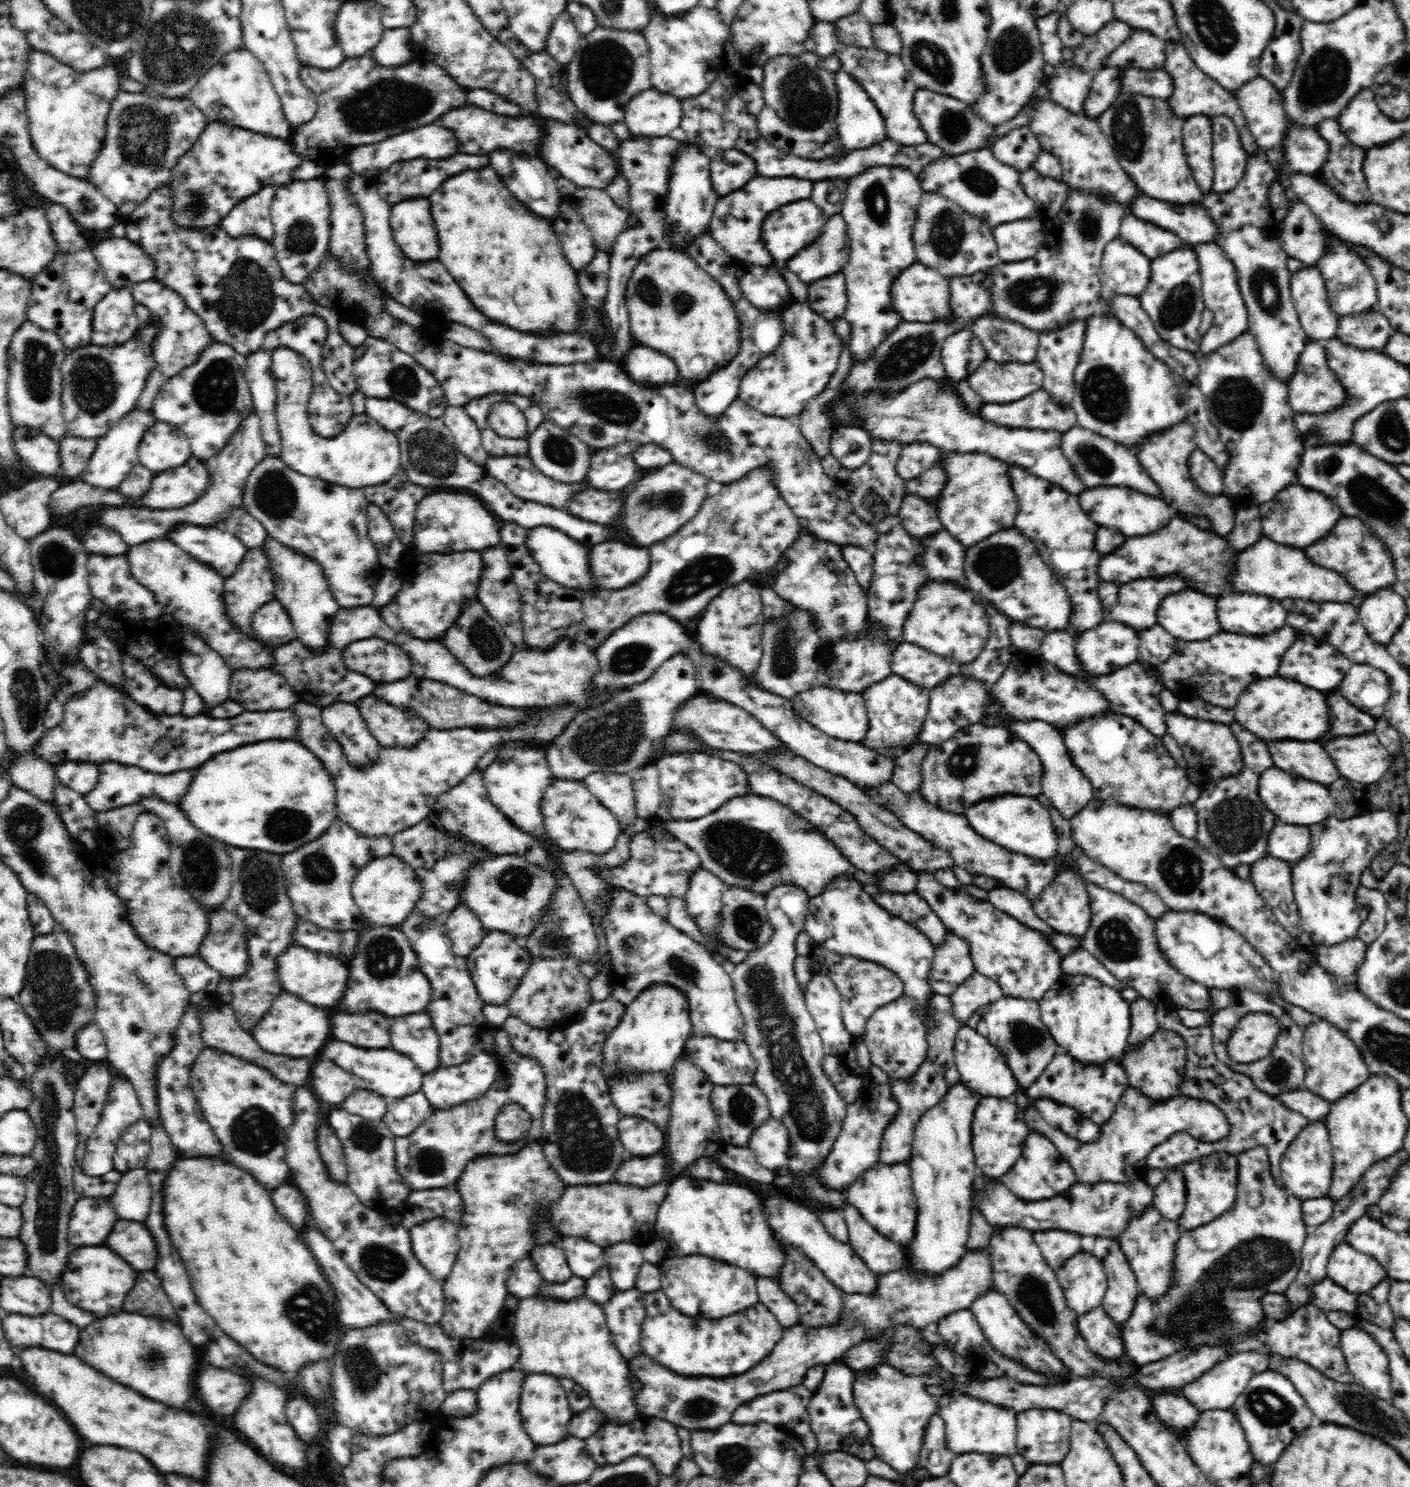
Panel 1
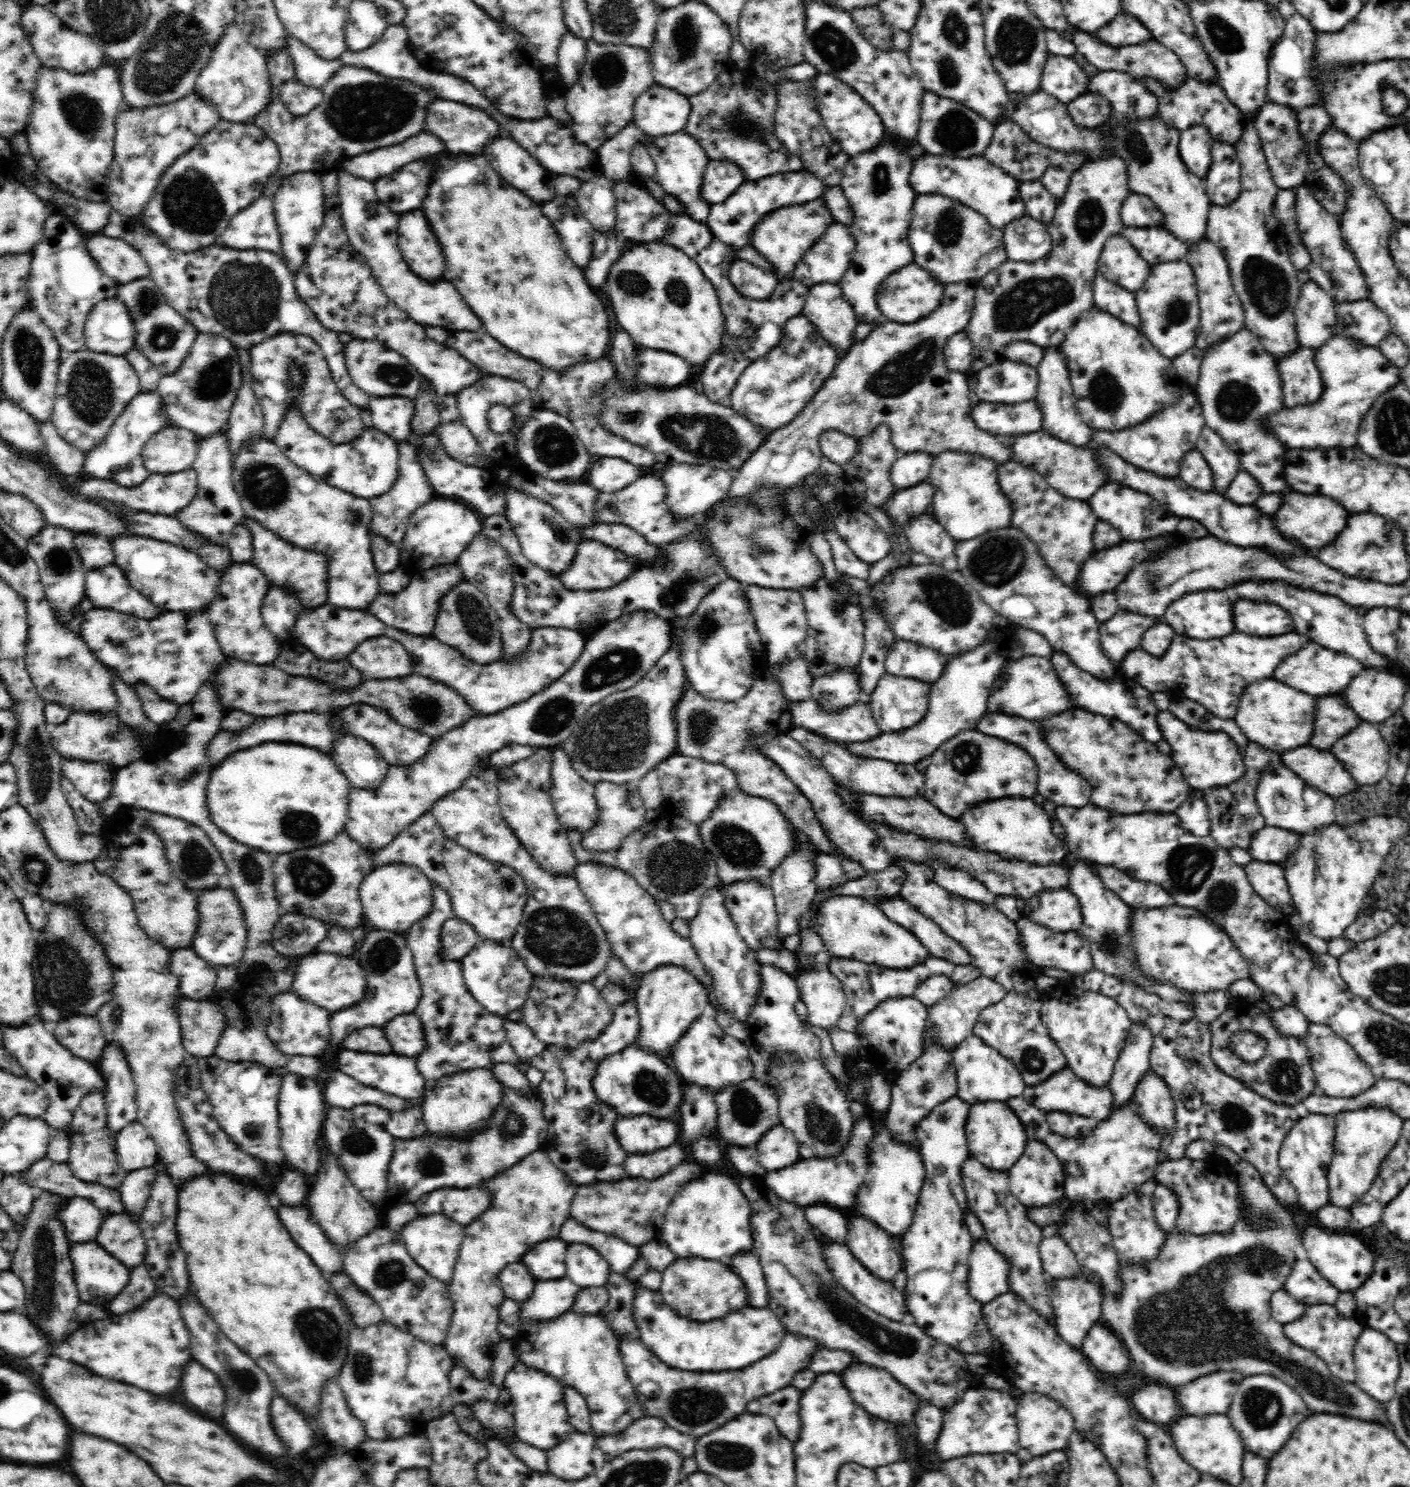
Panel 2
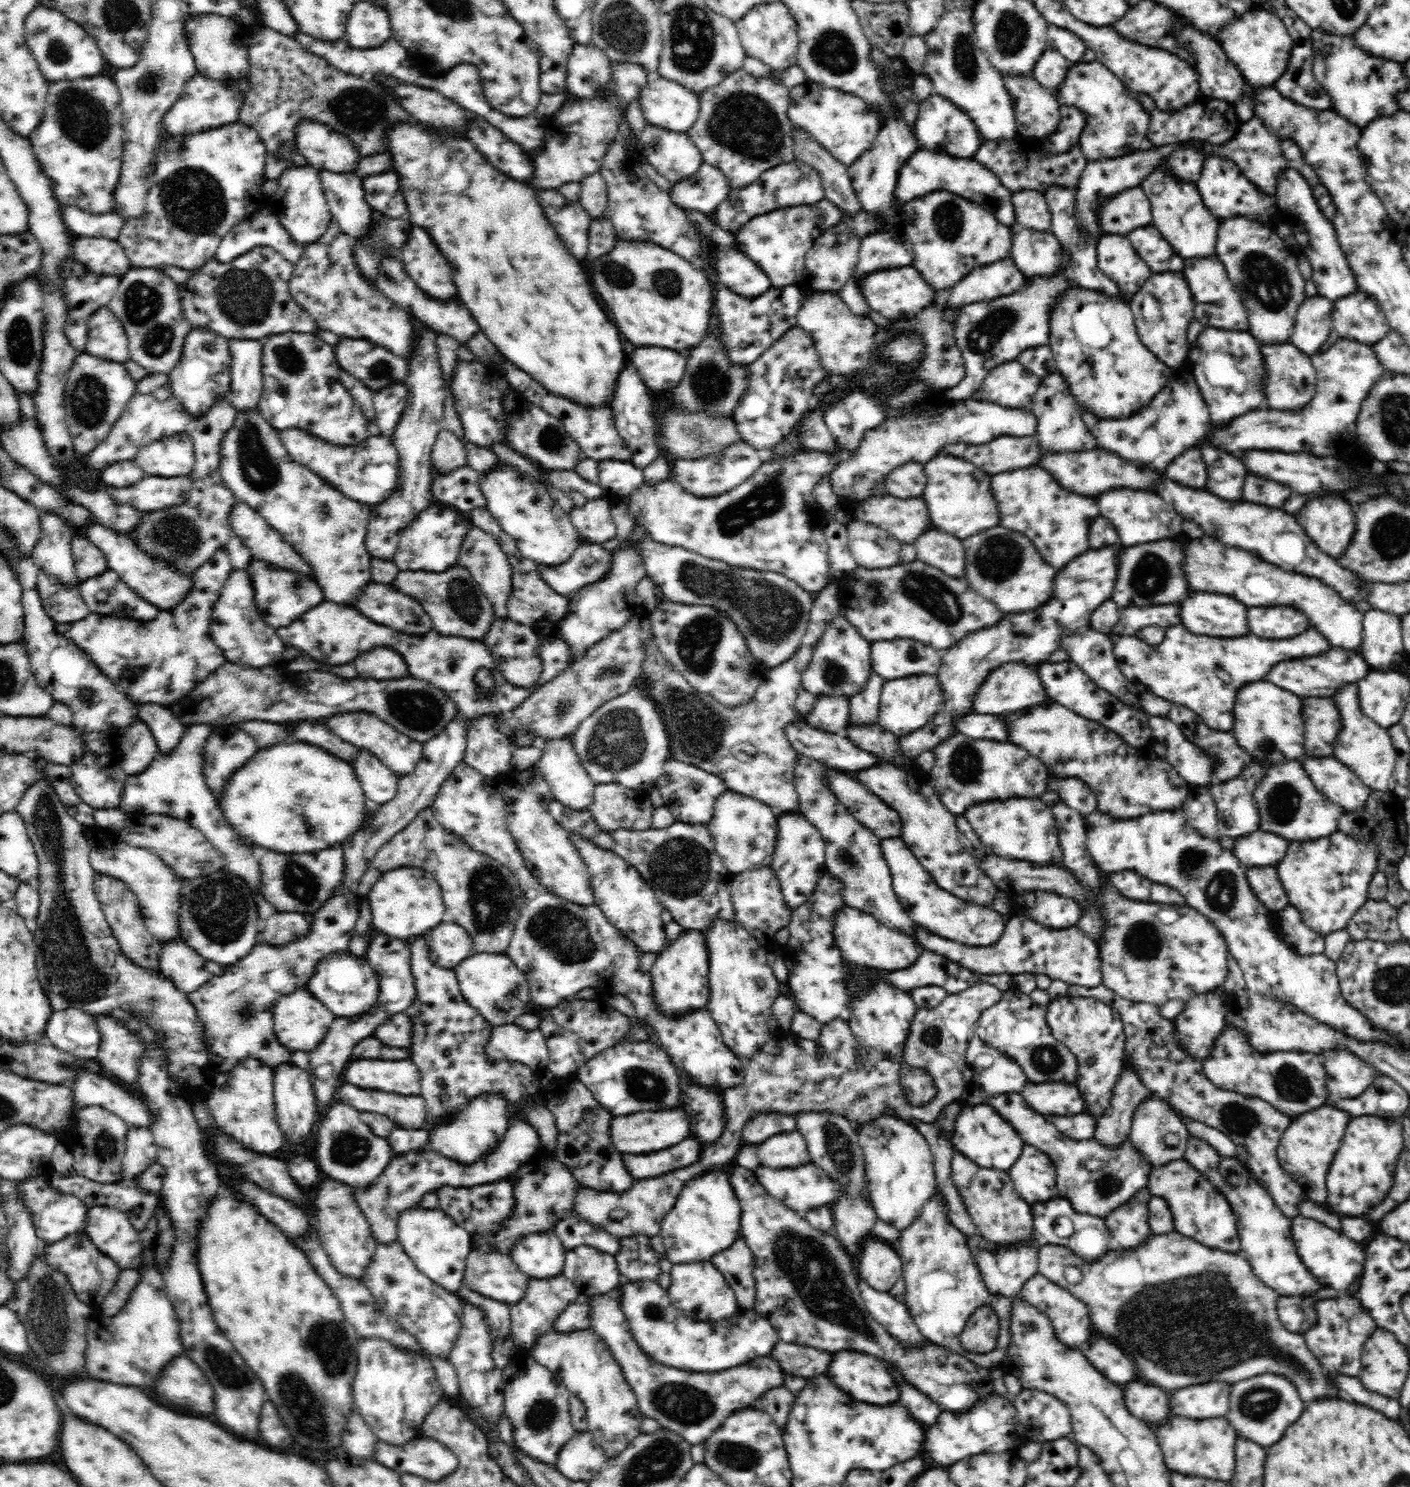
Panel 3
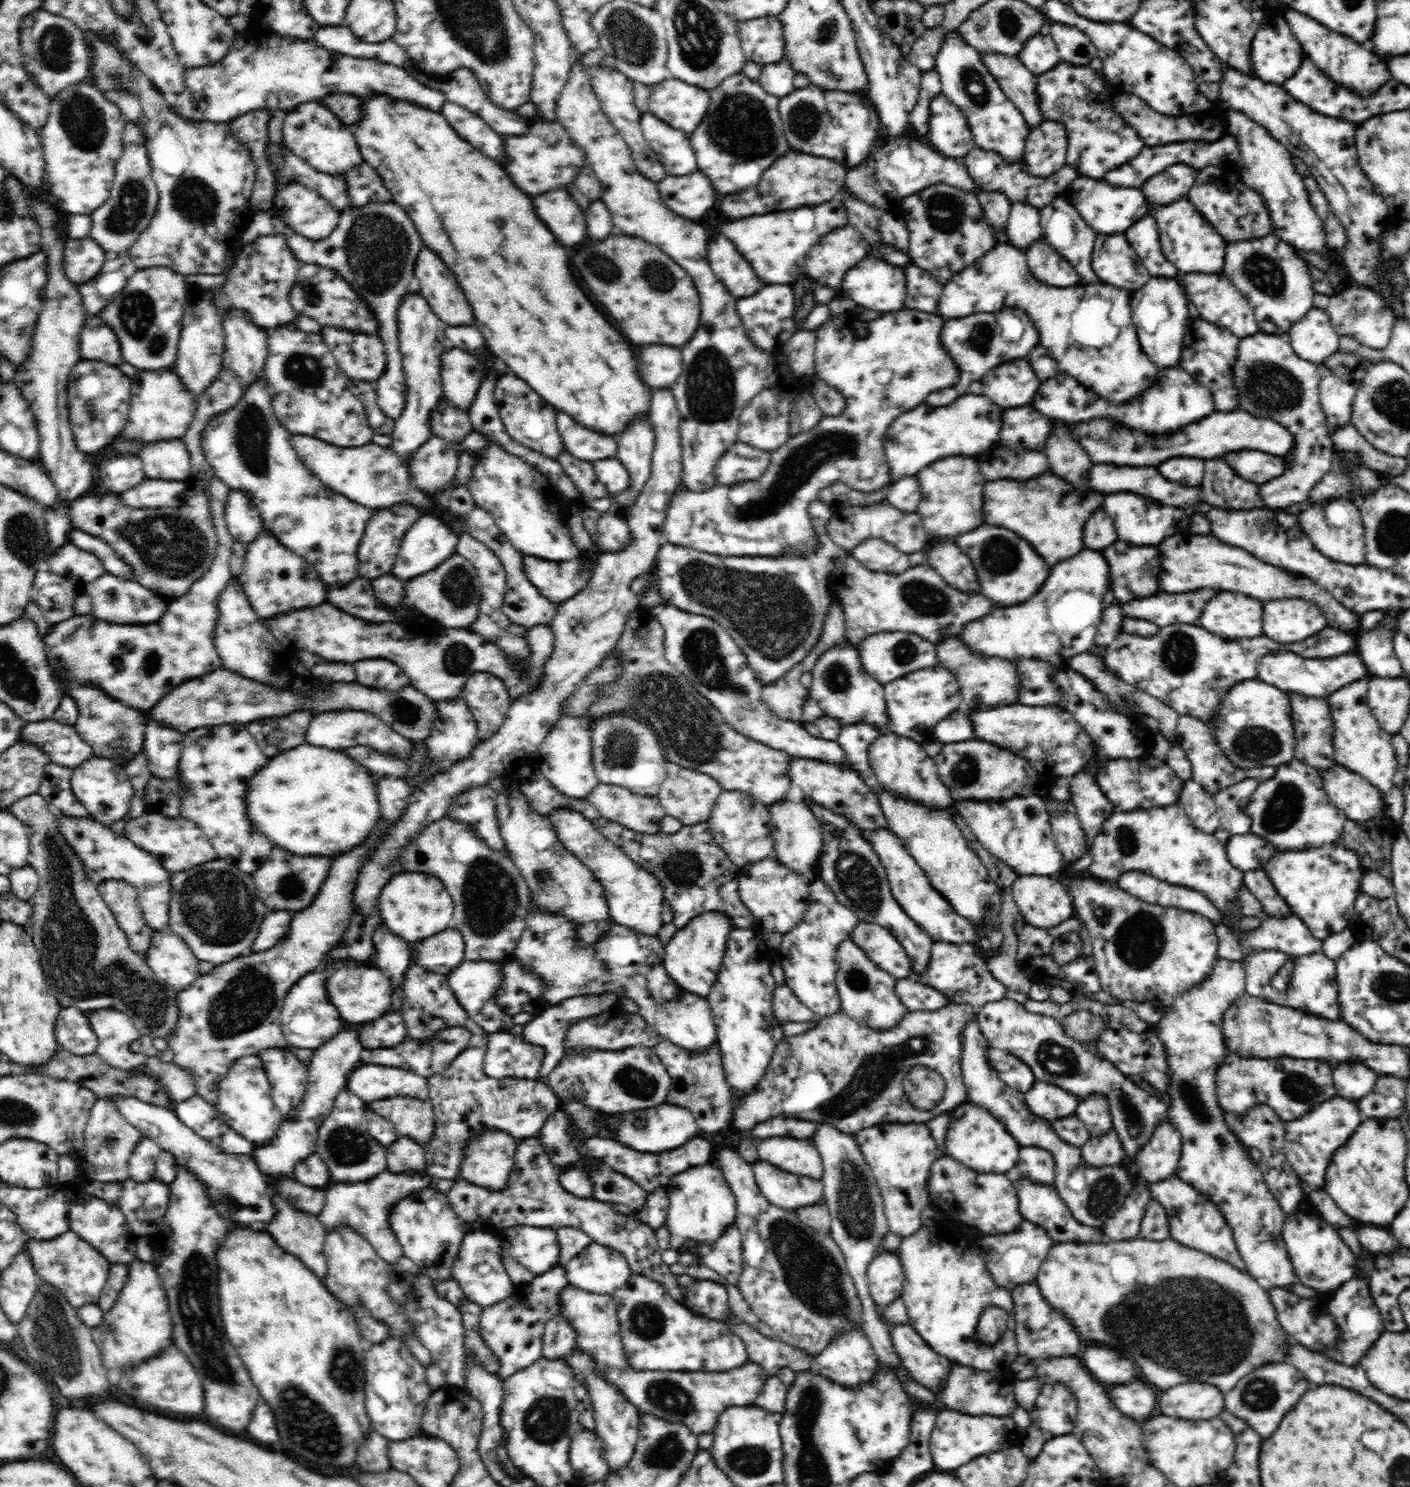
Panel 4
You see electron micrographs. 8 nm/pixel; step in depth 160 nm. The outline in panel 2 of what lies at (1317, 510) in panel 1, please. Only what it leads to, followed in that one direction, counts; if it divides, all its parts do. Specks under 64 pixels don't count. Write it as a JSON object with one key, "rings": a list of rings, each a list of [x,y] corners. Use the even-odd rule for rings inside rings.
{"rings":[[[1296,491],[1284,493],[1284,504],[1274,516],[1282,536],[1296,540],[1304,546],[1319,550],[1332,544],[1345,529],[1351,514],[1333,498],[1324,495],[1305,495]]]}

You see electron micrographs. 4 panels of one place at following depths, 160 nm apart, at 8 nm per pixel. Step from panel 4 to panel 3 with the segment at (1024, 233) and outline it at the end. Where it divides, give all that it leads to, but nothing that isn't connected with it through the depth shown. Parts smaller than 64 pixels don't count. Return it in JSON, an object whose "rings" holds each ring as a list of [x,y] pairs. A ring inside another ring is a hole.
{"rings":[[[1032,190],[1013,193],[1015,226],[1036,231],[1049,231],[1050,211],[1045,196]]]}

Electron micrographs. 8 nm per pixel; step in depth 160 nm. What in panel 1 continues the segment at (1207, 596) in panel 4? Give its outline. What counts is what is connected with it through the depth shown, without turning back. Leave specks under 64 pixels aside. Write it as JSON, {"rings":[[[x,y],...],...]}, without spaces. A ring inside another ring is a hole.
{"rings":[[[1104,619],[1098,626],[1084,631],[1075,641],[1075,653],[1088,674],[1099,678],[1139,659],[1139,631],[1123,622]]]}

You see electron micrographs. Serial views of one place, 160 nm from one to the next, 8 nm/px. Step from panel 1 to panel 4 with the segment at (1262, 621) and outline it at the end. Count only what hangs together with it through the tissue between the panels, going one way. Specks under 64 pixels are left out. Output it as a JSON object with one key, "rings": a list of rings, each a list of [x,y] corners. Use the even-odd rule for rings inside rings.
{"rings":[[[1274,598],[1266,602],[1263,624],[1264,634],[1284,645],[1310,639],[1329,626],[1323,610],[1307,598]]]}

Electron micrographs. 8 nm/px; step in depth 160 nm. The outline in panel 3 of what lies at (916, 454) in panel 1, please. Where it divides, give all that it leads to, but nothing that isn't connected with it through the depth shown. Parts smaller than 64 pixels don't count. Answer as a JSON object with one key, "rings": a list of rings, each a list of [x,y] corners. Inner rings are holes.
{"rings":[[[910,462],[888,476],[883,493],[900,499],[916,498],[922,496],[925,485],[924,465]]]}

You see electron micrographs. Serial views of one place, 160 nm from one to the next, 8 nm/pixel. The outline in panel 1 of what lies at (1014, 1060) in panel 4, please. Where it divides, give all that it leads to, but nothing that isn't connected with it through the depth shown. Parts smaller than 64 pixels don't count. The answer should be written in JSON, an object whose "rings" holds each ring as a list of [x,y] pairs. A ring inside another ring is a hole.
{"rings":[[[964,1025],[956,1033],[954,1057],[961,1075],[960,1082],[980,1096],[1012,1100],[1019,1091],[1018,1081],[1005,1062],[1004,1056],[983,1034],[973,1028]]]}

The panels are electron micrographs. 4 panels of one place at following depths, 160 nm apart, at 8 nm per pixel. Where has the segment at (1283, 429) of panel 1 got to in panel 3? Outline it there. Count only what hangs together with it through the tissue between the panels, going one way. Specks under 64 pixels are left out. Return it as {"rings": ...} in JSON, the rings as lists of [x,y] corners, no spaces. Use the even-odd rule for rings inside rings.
{"rings":[[[1203,327],[1197,338],[1188,342],[1188,348],[1186,363],[1208,405],[1212,424],[1224,426],[1248,411],[1262,408],[1264,393],[1260,382],[1264,376],[1264,357],[1259,342],[1249,331]]]}

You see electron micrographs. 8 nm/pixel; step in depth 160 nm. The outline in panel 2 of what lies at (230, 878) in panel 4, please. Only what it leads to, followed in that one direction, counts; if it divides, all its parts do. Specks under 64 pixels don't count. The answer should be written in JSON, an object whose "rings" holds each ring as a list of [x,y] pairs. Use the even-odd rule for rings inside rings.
{"rings":[[[221,882],[212,888],[200,890],[196,896],[196,909],[199,922],[190,944],[193,952],[212,966],[231,967],[238,964],[244,958],[248,927],[242,905],[231,887]]]}

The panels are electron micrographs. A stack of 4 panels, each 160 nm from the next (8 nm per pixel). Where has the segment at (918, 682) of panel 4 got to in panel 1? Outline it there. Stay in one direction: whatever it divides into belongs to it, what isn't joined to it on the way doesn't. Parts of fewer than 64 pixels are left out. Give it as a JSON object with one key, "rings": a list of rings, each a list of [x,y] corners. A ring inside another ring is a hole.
{"rings":[[[894,674],[870,685],[862,693],[870,726],[862,744],[884,756],[895,757],[896,750],[910,744],[922,729],[929,709],[929,694],[929,688]]]}

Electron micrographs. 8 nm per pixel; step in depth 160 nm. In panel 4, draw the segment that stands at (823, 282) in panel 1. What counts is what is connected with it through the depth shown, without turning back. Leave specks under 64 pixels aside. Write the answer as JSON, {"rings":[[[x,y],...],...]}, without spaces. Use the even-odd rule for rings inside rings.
{"rings":[[[914,309],[898,310],[892,313],[885,313],[876,320],[860,321],[854,317],[846,318],[844,316],[838,319],[828,319],[824,324],[815,331],[817,334],[817,342],[815,343],[815,370],[812,376],[816,376],[818,381],[826,383],[826,385],[836,389],[838,394],[844,399],[844,410],[840,414],[823,414],[820,422],[816,426],[812,426],[810,430],[802,430],[798,434],[792,435],[786,444],[771,452],[772,460],[768,465],[766,474],[760,480],[747,481],[738,485],[725,486],[718,485],[714,488],[694,493],[688,489],[681,488],[674,493],[672,497],[672,506],[668,508],[668,520],[664,522],[663,538],[670,545],[684,546],[691,549],[700,550],[705,553],[719,554],[720,556],[778,556],[782,552],[799,552],[804,554],[808,550],[816,548],[816,535],[814,535],[814,527],[812,527],[810,516],[808,515],[810,504],[816,500],[818,490],[831,486],[834,482],[844,482],[852,489],[867,493],[870,491],[880,490],[880,488],[889,484],[889,466],[885,458],[884,446],[886,446],[886,434],[888,427],[901,415],[919,404],[924,403],[924,398],[944,386],[952,386],[958,380],[958,369],[954,365],[954,361],[948,357],[948,353],[942,349],[940,345],[940,330],[944,326],[945,318],[942,315],[934,315]]]}

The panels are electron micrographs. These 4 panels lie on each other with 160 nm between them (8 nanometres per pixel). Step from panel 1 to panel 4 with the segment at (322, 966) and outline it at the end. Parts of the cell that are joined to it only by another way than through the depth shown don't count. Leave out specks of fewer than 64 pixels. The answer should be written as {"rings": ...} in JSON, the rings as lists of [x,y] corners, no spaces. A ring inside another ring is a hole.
{"rings":[[[338,962],[332,966],[332,973],[328,977],[328,997],[340,1012],[340,1016],[352,1024],[370,1022],[376,1018],[382,1018],[392,1008],[392,988],[389,976],[384,971],[372,964],[370,968],[364,968],[366,964],[358,966],[355,962]]]}

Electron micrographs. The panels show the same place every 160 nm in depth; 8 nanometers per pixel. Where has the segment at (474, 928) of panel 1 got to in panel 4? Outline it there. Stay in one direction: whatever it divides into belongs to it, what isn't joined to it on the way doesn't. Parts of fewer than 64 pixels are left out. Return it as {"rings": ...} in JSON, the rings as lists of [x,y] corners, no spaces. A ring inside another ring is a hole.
{"rings":[[[448,928],[436,936],[418,941],[412,945],[414,962],[417,966],[447,975],[465,962],[465,945],[458,930]]]}

